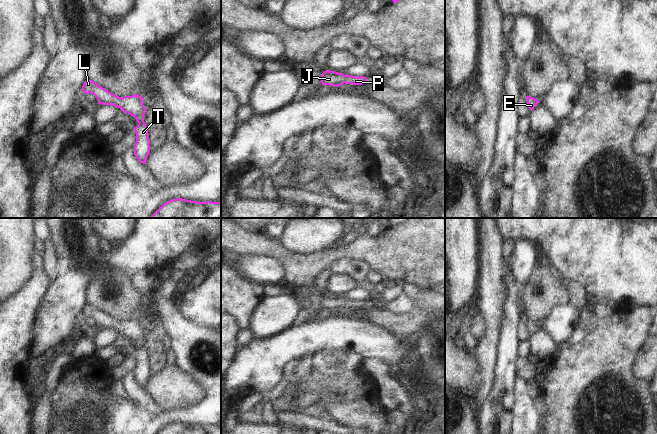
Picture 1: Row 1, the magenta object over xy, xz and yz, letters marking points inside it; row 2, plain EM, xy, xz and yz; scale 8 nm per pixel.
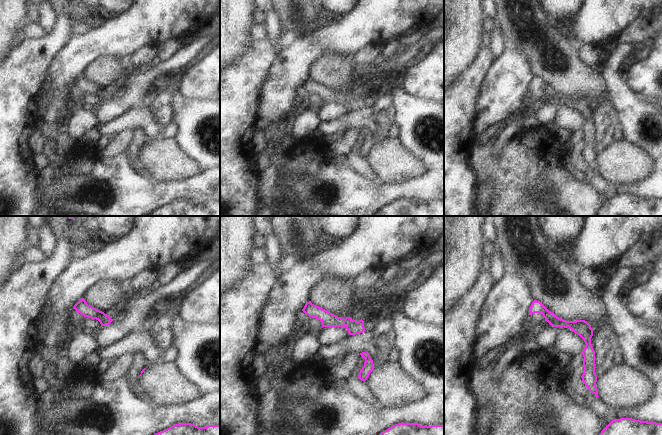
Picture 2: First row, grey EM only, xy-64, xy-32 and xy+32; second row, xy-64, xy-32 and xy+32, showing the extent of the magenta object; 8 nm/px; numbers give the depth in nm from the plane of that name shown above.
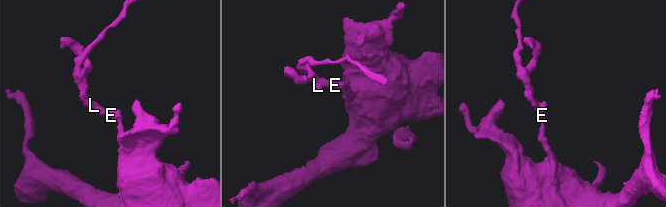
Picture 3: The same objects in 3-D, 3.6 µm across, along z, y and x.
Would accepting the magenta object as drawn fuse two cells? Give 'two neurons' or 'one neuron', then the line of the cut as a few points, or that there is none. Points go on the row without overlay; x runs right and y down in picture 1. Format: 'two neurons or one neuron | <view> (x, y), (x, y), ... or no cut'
one neuron | no cut

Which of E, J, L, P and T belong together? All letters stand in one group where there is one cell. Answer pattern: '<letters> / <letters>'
E J L P T

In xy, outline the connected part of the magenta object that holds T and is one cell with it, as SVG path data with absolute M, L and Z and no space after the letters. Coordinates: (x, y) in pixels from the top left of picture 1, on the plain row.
M91 304L84 306L82 315L86 318L93 318L97 322L98 328L113 329L136 342L138 349L133 353L136 357L134 378L140 387L146 388L150 377L150 364L148 362L148 352L144 346L146 332L142 327L143 322L137 318L121 322Z

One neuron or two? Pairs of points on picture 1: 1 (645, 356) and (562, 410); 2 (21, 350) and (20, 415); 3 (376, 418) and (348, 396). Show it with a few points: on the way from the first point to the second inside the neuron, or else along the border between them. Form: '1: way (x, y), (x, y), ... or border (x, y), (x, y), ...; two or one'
1: border (644, 342), (632, 370), (640, 381); two
2: way (12, 366), (12, 399); one
3: way (369, 414), (355, 402); one

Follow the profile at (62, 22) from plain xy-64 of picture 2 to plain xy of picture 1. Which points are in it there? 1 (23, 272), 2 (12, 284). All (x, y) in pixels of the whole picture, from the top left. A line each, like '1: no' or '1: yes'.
1: no
2: no

